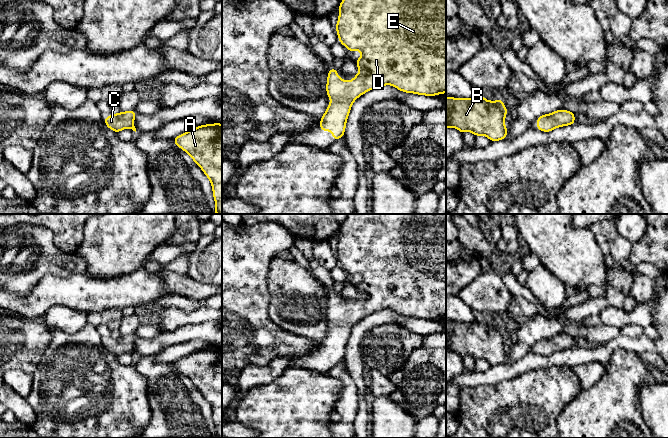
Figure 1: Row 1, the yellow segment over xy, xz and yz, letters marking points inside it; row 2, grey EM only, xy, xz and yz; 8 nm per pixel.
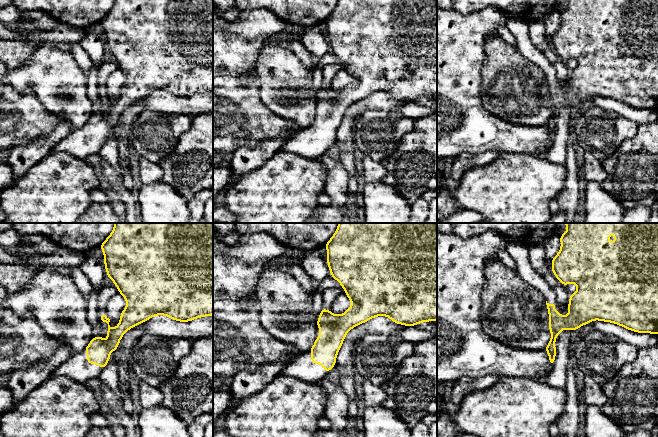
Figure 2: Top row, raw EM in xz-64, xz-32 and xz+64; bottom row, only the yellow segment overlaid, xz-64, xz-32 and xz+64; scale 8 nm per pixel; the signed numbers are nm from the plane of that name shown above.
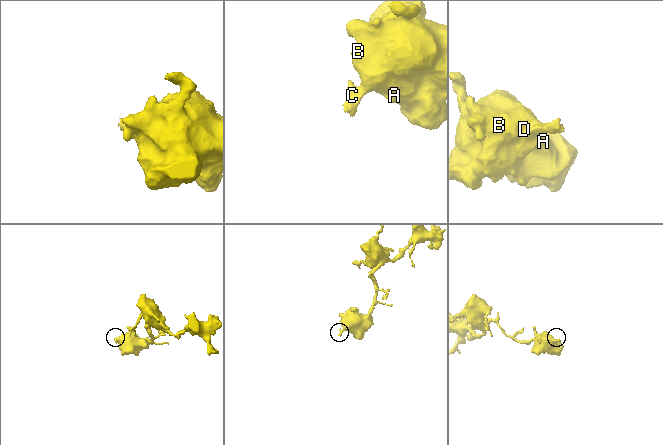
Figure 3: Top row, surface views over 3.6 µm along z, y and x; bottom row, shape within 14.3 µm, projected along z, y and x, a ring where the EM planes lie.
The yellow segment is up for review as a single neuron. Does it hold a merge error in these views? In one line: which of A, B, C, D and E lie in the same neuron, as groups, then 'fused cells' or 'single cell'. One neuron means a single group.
A B C D E; single cell

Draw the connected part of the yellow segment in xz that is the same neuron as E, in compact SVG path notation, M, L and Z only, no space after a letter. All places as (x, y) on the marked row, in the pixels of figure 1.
M342 0L339 5L338 22L335 25L339 42L350 52L359 50L362 56L355 61L360 72L353 77L352 81L345 81L339 78L335 68L330 68L327 76L326 92L331 102L326 112L321 116L320 130L331 131L332 138L338 140L344 136L346 122L354 101L364 93L385 85L392 85L397 90L414 93L418 95L436 96L446 93L446 0Z

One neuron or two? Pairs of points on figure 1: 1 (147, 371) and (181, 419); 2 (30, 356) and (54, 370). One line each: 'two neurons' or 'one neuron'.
1: one neuron
2: two neurons

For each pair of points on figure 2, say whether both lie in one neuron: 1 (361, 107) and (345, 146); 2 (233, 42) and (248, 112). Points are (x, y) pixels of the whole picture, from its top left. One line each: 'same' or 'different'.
1: same
2: same

